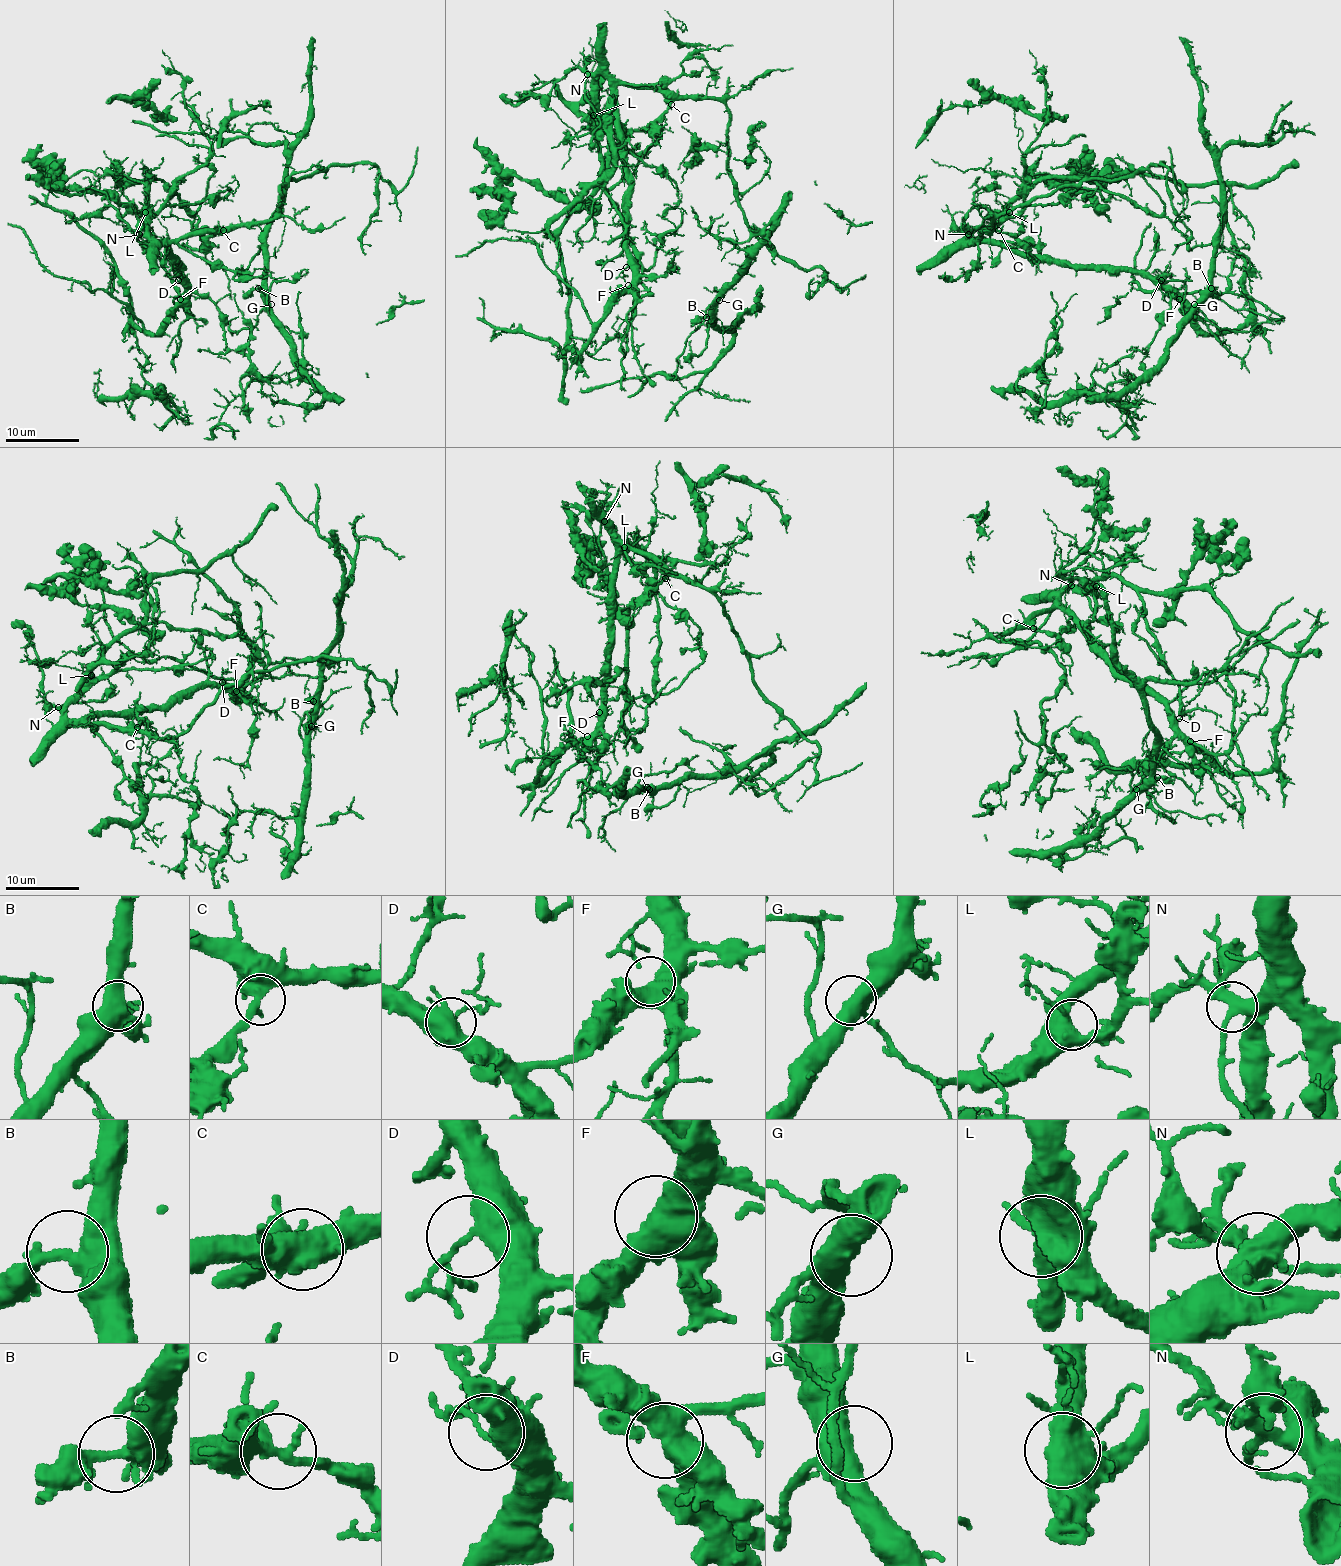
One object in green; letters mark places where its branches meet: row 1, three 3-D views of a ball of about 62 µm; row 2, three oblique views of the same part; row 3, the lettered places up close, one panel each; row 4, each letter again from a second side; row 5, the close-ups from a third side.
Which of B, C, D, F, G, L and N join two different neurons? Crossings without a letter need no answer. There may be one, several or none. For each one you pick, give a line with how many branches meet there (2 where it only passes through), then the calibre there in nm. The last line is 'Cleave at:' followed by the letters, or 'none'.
Cleave at: none

